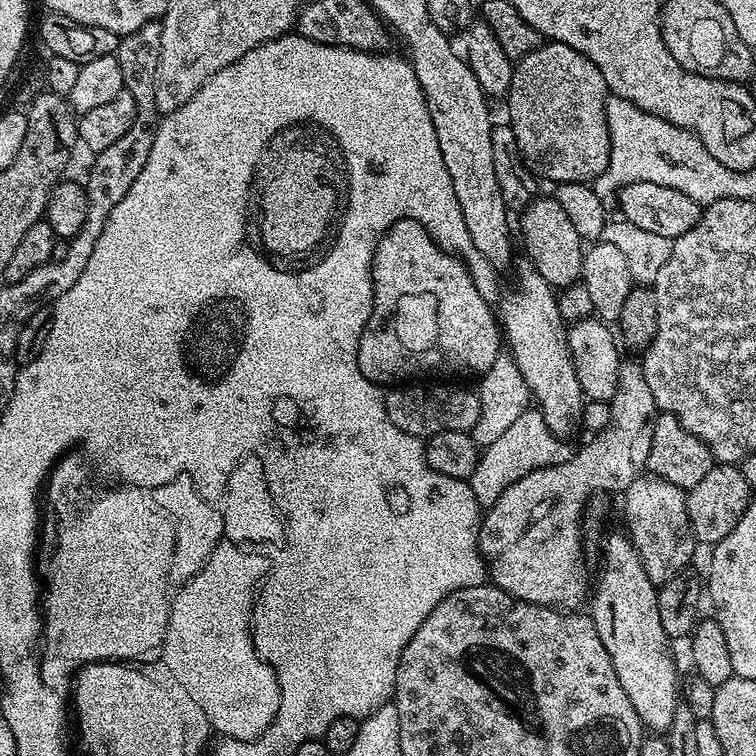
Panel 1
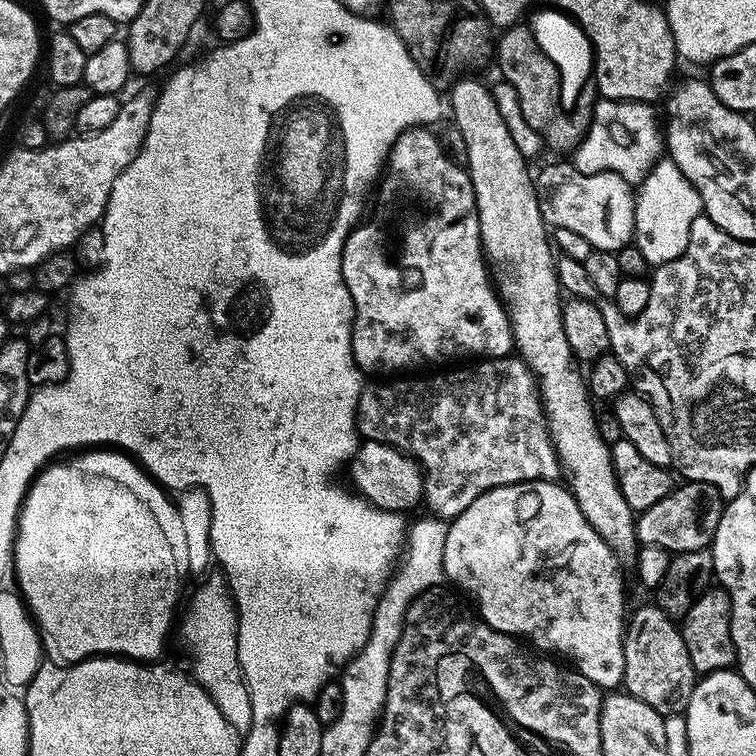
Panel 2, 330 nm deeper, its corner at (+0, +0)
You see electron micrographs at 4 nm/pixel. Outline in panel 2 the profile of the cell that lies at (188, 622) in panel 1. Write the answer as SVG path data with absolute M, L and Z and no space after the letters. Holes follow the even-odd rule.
M215 574L192 596L188 604L188 617L184 620L184 636L192 647L192 664L196 667L194 679L210 694L210 698L222 710L222 714L236 728L237 732L247 732L252 719L250 718L250 694L244 681L244 672L240 669L238 658L238 626L236 625L236 604L232 601L232 591L223 575Z

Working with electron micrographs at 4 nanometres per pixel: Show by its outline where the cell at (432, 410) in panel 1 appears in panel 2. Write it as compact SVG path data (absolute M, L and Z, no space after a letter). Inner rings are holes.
M509 354L503 358L484 358L473 368L460 368L457 372L440 372L437 376L424 376L421 380L400 380L404 378L392 378L389 384L365 383L360 392L360 401L356 411L356 431L364 440L373 440L388 444L398 451L409 452L412 459L420 465L424 473L423 503L428 503L428 508L433 517L445 522L452 517L467 512L479 495L486 494L486 490L498 486L510 486L514 483L526 483L528 480L556 480L561 475L562 467L559 457L556 455L556 447L552 444L552 434L548 431L548 417L544 413L544 402L540 396L540 389L533 376L531 368L523 360Z

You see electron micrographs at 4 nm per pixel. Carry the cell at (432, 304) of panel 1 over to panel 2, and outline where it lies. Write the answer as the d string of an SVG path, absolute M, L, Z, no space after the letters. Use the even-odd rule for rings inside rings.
M424 126L407 128L388 151L375 192L372 217L357 223L342 250L342 278L356 311L352 320L352 353L360 371L400 374L403 368L423 360L509 355L514 348L512 321L493 281L488 281L489 265L480 241L476 199L467 171L444 153L432 130Z

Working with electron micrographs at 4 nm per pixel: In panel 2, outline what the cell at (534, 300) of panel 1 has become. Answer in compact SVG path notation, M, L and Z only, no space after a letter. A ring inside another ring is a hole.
M457 79L455 81L457 84L452 88L450 116L452 112L452 120L456 123L457 130L460 131L460 140L464 143L465 150L468 151L466 171L470 179L472 179L472 189L474 190L476 209L478 210L478 222L480 223L480 241L484 245L485 257L487 257L493 265L496 263L497 266L500 267L500 284L498 280L498 292L508 309L508 317L512 321L512 338L515 347L518 349L519 359L523 360L524 363L531 368L533 376L536 377L536 383L540 389L540 396L544 402L544 413L548 417L548 431L552 434L552 444L556 447L556 455L560 459L563 475L565 477L568 475L568 480L566 480L567 487L570 489L573 498L578 502L578 506L581 508L582 514L586 518L586 522L590 522L590 526L594 526L594 530L598 530L600 537L613 548L616 552L616 557L618 557L621 562L635 561L638 551L636 516L634 515L631 506L626 502L626 498L622 498L622 490L618 486L616 475L614 474L614 466L612 465L611 447L598 434L598 430L596 429L597 409L592 409L592 407L594 407L594 401L588 394L588 386L585 377L582 375L582 372L580 376L579 370L575 368L577 365L574 363L574 357L570 350L570 342L566 342L566 330L562 330L562 314L564 313L564 309L562 307L562 299L560 300L560 296L562 297L560 279L556 276L557 257L554 255L554 244L550 239L549 229L545 225L542 210L538 210L534 176L531 171L528 173L528 168L530 168L529 161L525 160L522 154L518 154L518 146L514 146L514 138L510 138L510 130L506 127L506 121L503 120L502 114L498 114L498 106L492 97L491 87L489 87L487 83L484 85L480 80L459 80L460 79Z

